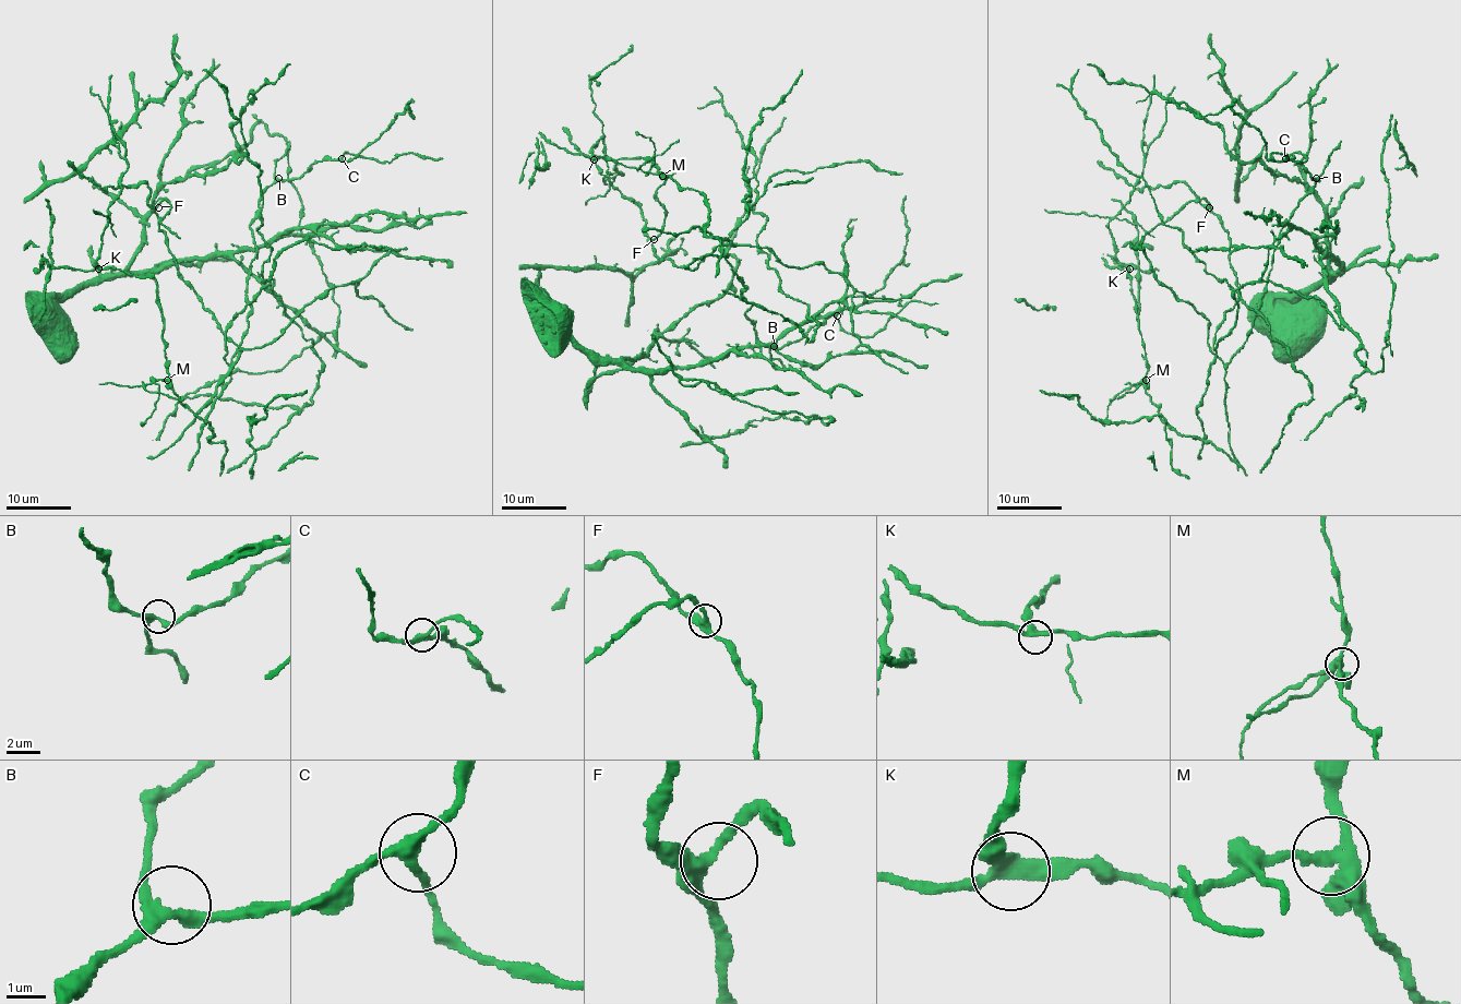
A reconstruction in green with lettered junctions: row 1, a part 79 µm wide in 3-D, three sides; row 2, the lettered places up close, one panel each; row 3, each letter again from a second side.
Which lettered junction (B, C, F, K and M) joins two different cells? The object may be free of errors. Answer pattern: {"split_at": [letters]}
{"split_at": ["M"]}

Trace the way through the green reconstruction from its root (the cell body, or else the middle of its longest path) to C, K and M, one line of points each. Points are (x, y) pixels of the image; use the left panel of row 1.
C: (151, 192), (181, 277), (229, 337), (229, 363), (248, 327), (260, 195), (342, 158)
K: (151, 192), (145, 181), (114, 186), (118, 182), (120, 194), (108, 208), (108, 222), (97, 260), (98, 269)
M: (151, 192), (145, 181), (114, 186), (118, 182), (120, 194), (108, 208), (97, 263), (155, 281), (166, 379)

